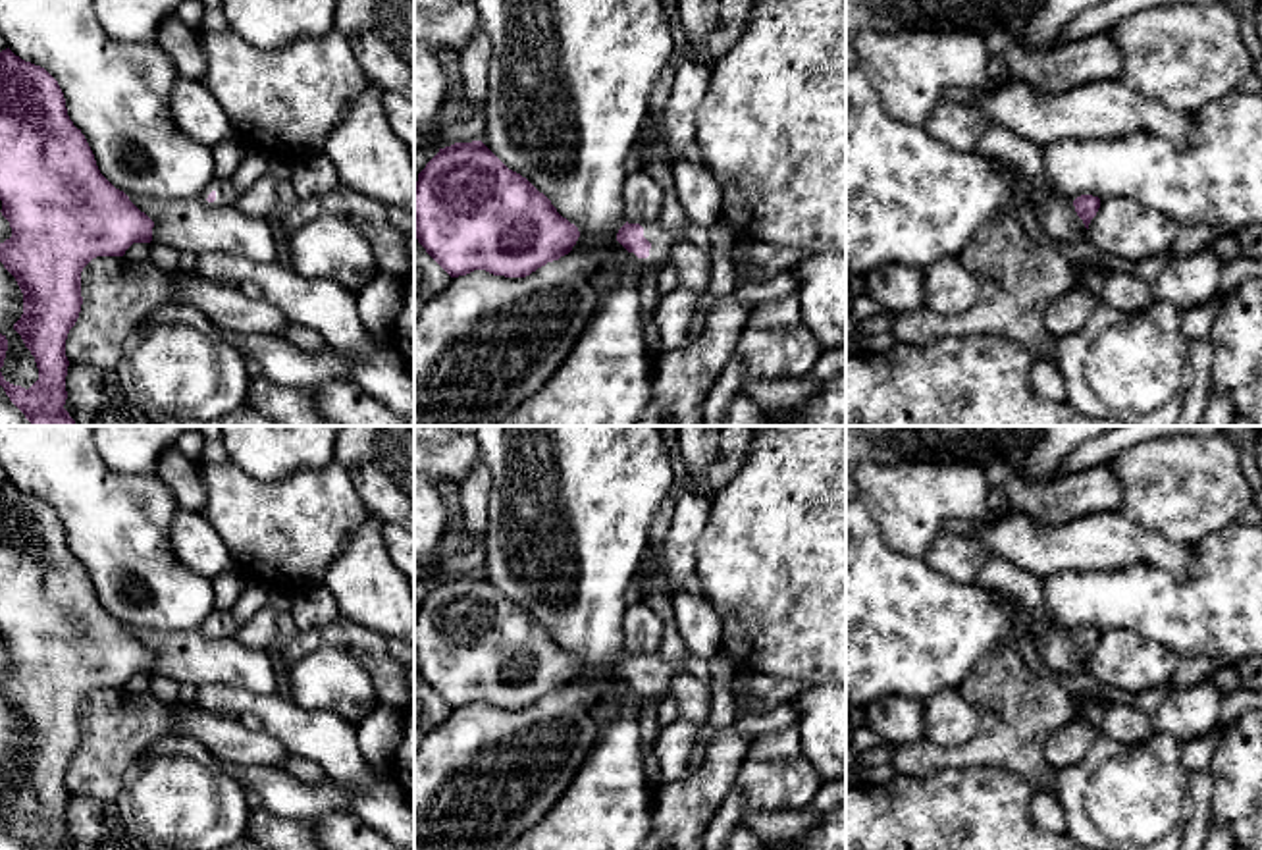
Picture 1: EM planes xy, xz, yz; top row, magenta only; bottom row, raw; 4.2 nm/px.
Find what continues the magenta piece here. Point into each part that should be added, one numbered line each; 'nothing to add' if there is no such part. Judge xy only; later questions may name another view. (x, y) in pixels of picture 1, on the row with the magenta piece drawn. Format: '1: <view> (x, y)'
1: xy (226, 193)

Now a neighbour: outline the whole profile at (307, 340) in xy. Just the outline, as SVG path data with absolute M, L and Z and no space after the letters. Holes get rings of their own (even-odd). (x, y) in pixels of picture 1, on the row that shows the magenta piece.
M293 322L281 332L281 337L310 355L320 355L329 349L329 345L314 330Z

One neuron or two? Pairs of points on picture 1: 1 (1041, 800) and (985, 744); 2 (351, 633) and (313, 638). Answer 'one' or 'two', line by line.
1: two
2: one

